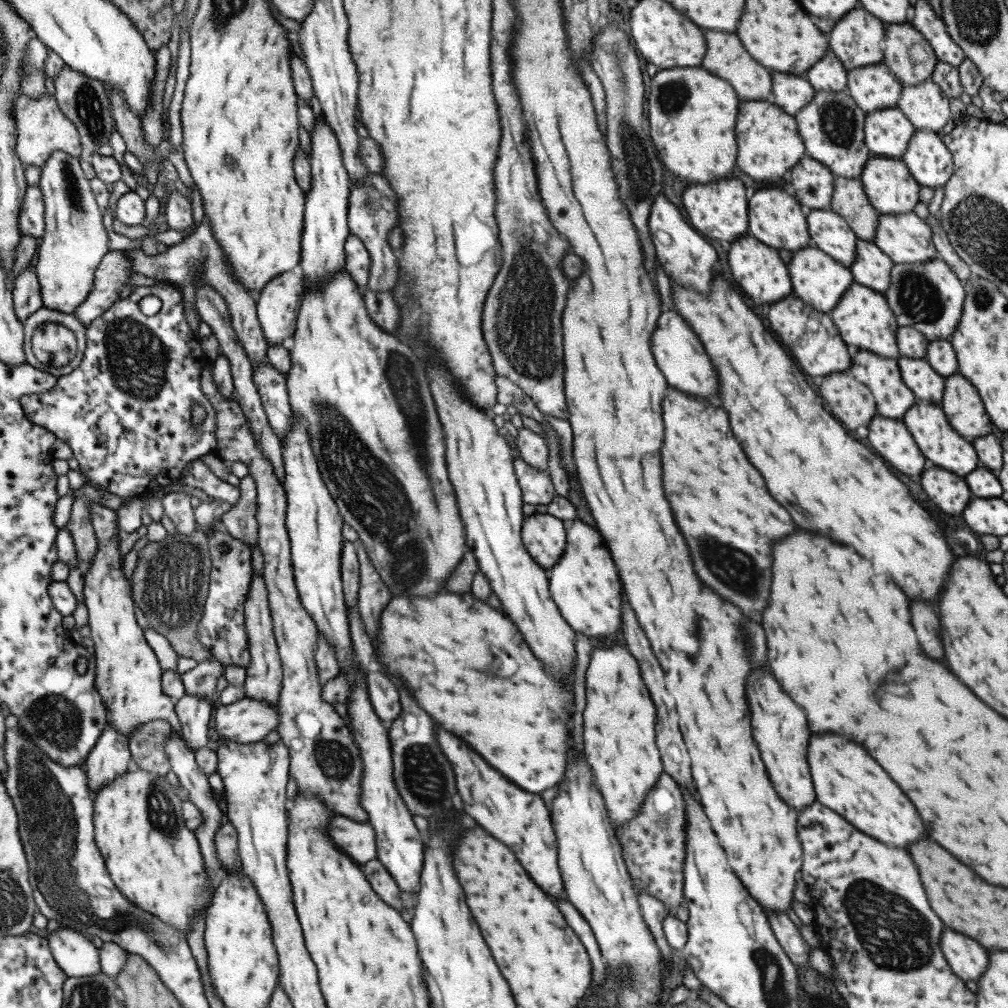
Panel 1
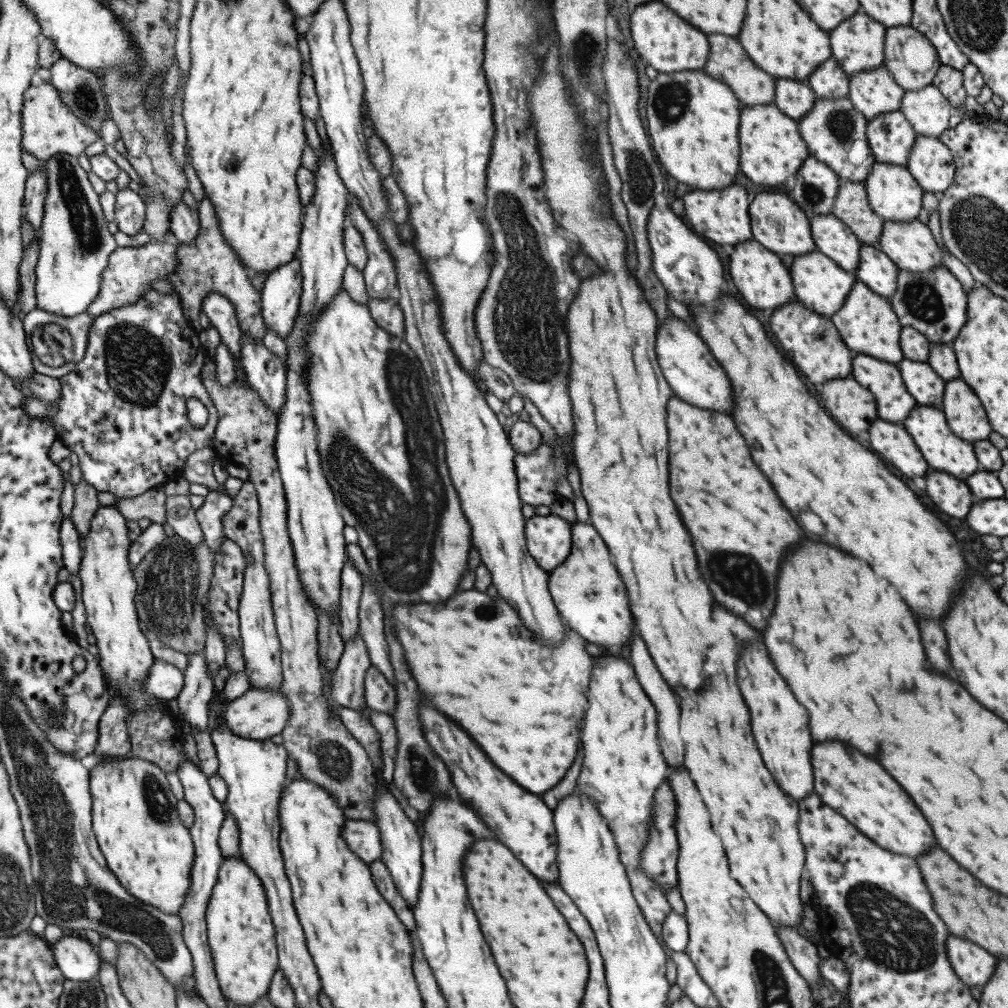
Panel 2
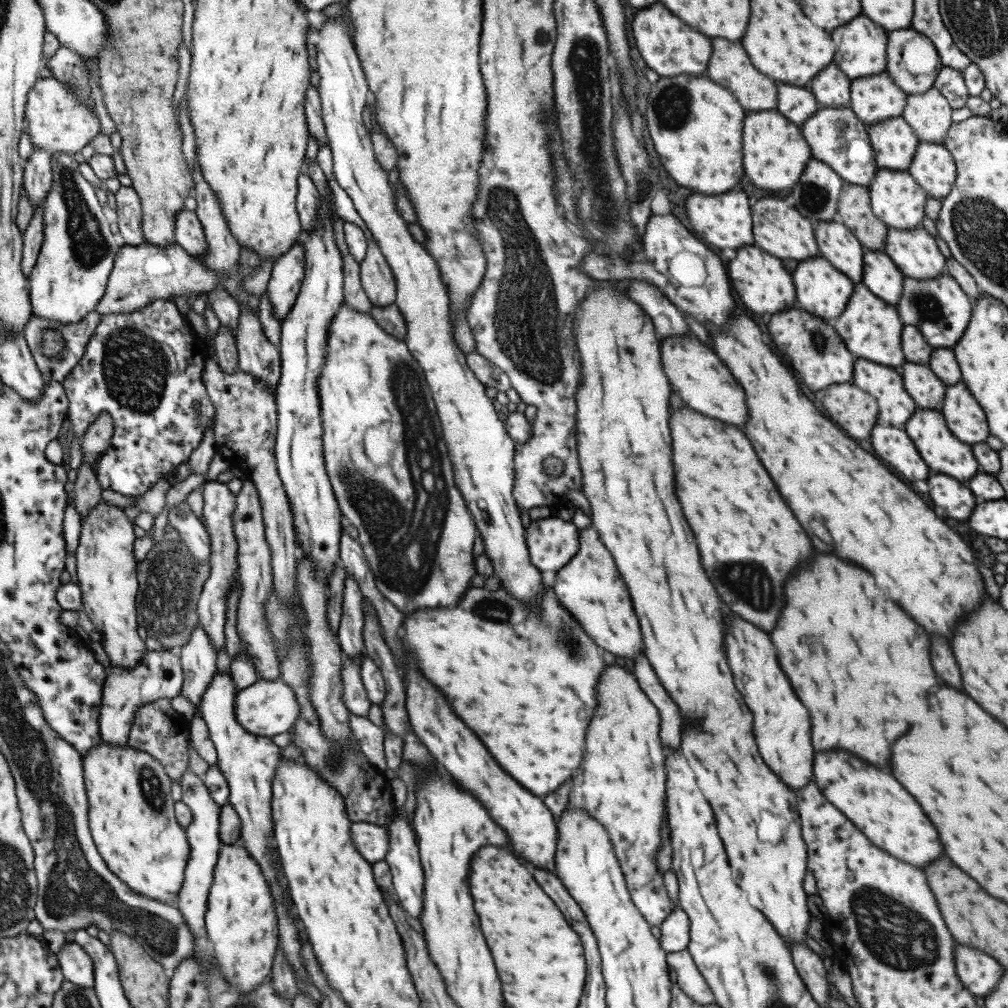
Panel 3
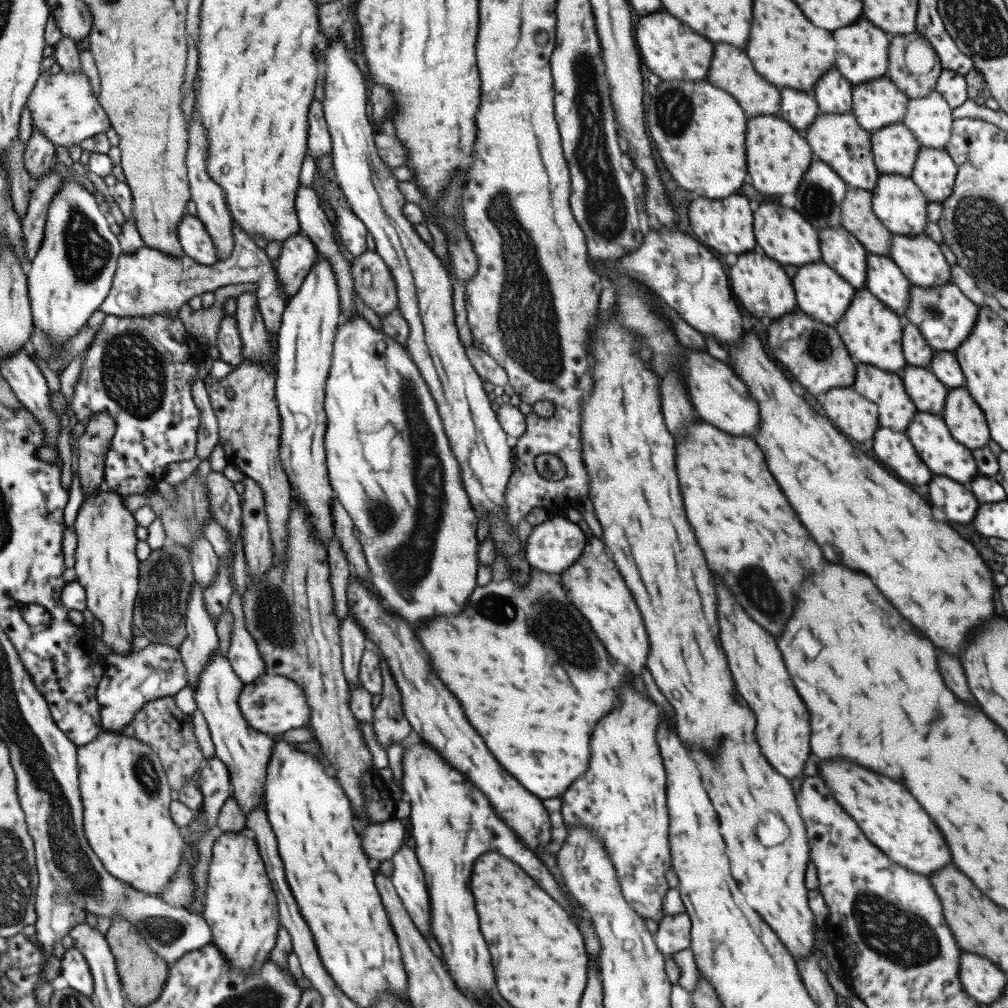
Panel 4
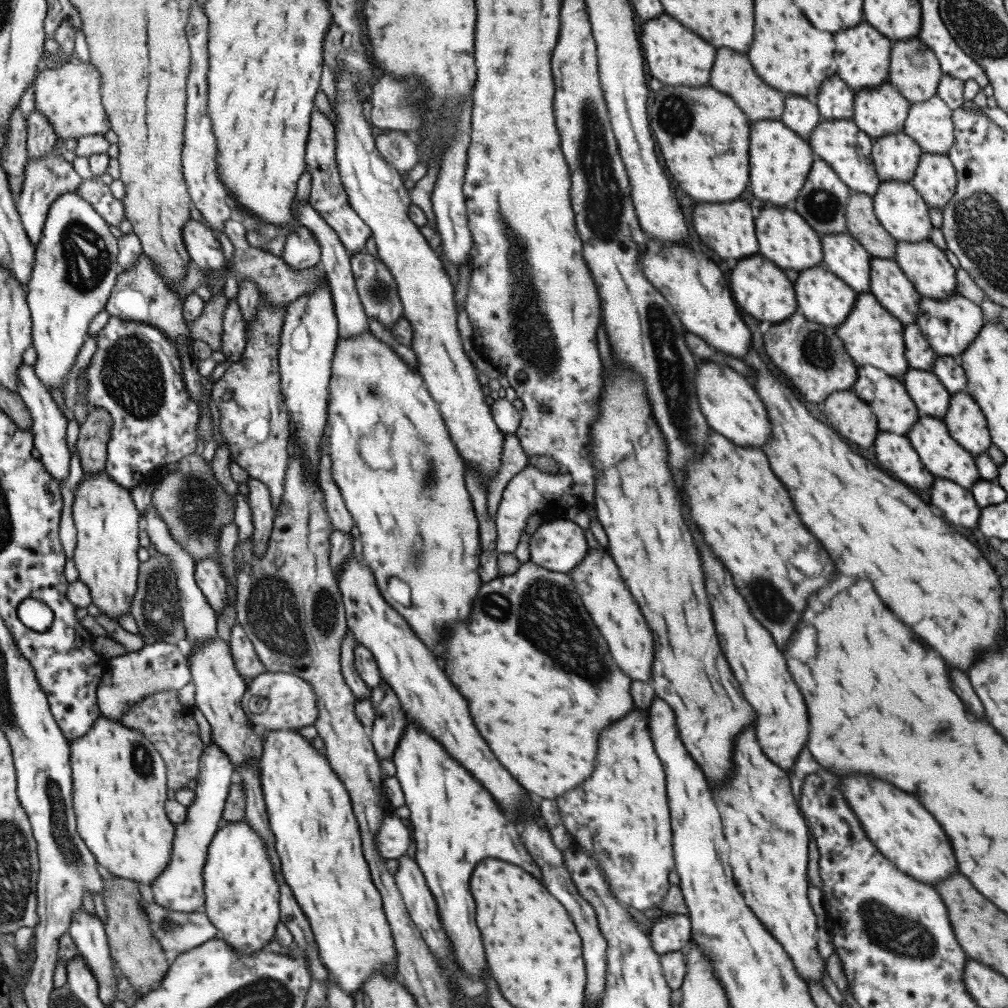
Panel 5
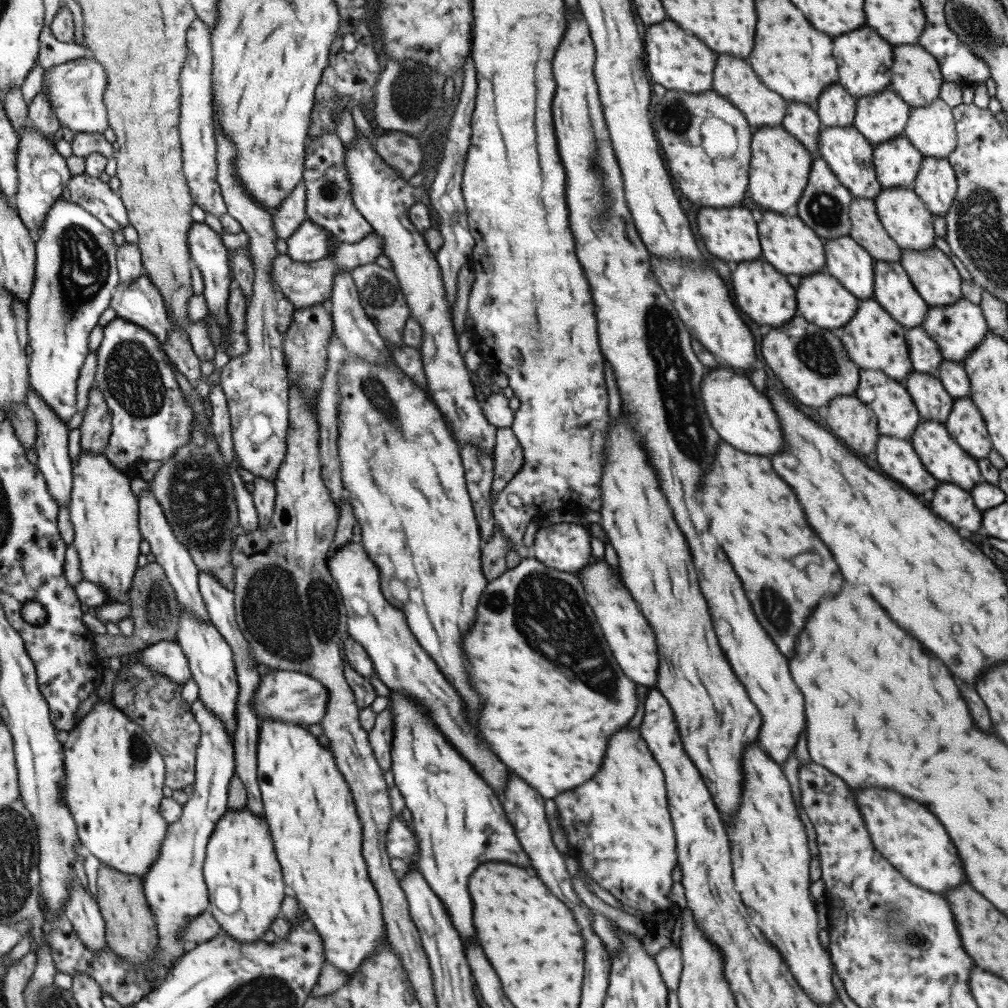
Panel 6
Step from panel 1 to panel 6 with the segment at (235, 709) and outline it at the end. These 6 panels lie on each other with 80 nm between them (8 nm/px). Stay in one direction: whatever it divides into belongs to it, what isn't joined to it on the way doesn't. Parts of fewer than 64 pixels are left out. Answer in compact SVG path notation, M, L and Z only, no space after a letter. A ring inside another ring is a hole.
M273 671L260 676L258 685L254 690L251 706L252 712L259 719L270 718L287 724L317 724L325 714L326 690L322 684L300 672Z

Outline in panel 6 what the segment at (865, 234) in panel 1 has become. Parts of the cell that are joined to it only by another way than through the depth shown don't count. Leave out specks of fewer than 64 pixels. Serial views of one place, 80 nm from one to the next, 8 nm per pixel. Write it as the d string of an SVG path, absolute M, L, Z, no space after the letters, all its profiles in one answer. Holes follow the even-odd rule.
M853 197L849 203L851 237L864 248L874 261L895 261L900 259L900 248L887 236L879 222L872 199Z

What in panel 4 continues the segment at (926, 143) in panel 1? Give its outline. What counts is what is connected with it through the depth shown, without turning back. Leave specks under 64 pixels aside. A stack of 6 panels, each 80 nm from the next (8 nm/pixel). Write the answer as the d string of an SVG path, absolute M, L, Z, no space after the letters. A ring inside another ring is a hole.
M920 147L909 178L925 195L927 202L945 200L952 192L956 167L943 149Z

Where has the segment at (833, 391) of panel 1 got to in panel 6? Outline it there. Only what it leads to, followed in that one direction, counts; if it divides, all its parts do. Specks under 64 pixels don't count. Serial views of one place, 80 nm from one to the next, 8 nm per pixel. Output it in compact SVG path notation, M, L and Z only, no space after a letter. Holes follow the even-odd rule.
M855 396L833 397L822 411L829 430L849 448L859 454L869 454L878 437L876 418Z

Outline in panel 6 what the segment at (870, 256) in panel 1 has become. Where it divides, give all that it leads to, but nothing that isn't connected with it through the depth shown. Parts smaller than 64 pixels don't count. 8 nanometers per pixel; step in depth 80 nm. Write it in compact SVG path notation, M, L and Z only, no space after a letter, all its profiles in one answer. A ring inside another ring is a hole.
M874 261L872 297L893 320L907 329L919 327L929 309L899 261Z

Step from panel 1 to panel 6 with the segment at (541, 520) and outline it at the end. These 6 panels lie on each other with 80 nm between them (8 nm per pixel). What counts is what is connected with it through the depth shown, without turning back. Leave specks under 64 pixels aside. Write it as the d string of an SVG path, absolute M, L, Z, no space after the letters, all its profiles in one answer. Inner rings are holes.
M559 523L539 527L533 556L549 569L576 573L591 560L591 535L582 525Z

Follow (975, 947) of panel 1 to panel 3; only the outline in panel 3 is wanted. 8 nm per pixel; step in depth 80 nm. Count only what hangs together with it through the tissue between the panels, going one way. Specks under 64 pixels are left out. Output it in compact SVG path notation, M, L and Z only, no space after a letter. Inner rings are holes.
M955 944L953 962L957 978L974 997L989 996L1004 973L993 957L976 948L965 948L962 944Z

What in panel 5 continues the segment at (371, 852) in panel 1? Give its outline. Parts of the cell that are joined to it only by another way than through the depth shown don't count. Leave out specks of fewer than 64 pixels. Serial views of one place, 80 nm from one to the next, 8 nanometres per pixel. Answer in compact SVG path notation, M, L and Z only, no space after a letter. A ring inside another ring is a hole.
M388 813L377 828L374 838L378 855L383 859L398 859L407 852L411 840L410 825Z

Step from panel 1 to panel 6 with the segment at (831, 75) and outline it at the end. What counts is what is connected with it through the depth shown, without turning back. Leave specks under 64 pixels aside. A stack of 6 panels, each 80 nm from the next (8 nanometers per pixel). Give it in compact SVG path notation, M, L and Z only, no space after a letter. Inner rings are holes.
M837 83L826 86L817 98L815 111L822 127L852 126L855 100Z

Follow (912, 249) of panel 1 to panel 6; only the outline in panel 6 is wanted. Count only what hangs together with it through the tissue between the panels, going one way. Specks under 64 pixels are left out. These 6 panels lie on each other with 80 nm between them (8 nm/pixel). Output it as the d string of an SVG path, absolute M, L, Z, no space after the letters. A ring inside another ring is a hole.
M936 246L926 248L922 251L900 249L900 259L898 261L909 277L914 289L924 300L925 305L931 306L931 308L943 308L943 306L955 304L956 300L962 297L962 280L957 270L953 267L951 261L949 261L949 257L939 251Z

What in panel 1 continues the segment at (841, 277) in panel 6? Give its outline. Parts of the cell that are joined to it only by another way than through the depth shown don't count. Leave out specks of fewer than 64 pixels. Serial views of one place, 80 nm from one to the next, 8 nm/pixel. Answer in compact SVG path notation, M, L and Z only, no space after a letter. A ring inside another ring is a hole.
M829 208L805 210L804 217L811 245L848 268L855 256L857 238L845 220Z

